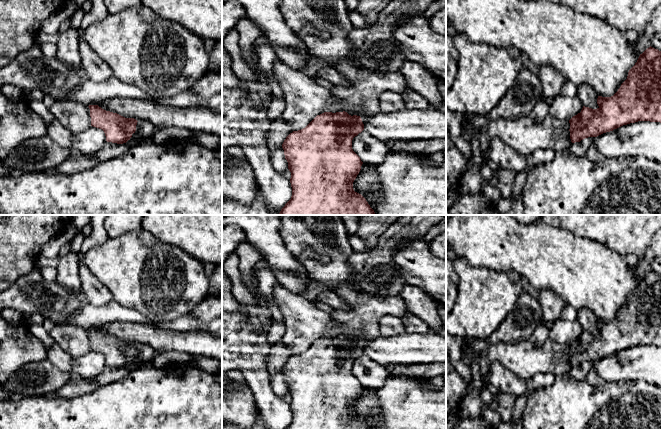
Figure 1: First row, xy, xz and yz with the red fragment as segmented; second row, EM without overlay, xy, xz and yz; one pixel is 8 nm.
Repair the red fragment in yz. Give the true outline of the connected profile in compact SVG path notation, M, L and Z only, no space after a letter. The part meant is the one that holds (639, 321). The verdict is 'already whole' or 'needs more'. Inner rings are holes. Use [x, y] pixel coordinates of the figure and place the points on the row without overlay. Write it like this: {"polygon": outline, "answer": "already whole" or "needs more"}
{"polygon": "M653 271L647 272L640 278L635 289L629 294L627 303L618 315L611 321L598 320L597 333L583 330L580 337L568 344L559 344L551 339L542 345L530 340L514 344L489 344L486 340L463 338L463 362L471 368L473 362L480 367L483 386L487 386L486 376L492 363L499 362L514 375L523 380L535 377L543 372L554 375L568 373L572 367L580 366L588 361L597 361L613 355L623 349L638 345L661 347L661 275Z", "answer": "needs more"}

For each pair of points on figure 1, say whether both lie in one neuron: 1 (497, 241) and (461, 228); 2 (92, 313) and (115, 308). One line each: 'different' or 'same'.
1: same
2: same

